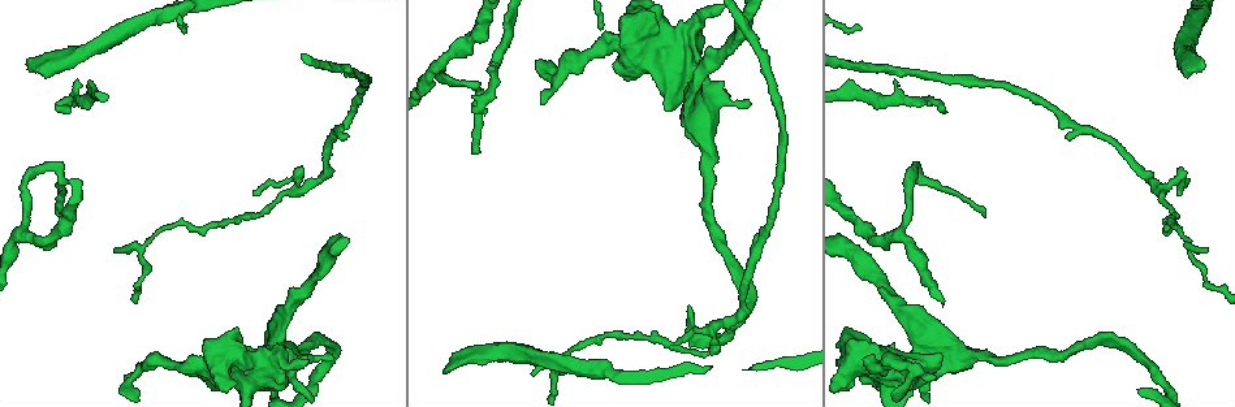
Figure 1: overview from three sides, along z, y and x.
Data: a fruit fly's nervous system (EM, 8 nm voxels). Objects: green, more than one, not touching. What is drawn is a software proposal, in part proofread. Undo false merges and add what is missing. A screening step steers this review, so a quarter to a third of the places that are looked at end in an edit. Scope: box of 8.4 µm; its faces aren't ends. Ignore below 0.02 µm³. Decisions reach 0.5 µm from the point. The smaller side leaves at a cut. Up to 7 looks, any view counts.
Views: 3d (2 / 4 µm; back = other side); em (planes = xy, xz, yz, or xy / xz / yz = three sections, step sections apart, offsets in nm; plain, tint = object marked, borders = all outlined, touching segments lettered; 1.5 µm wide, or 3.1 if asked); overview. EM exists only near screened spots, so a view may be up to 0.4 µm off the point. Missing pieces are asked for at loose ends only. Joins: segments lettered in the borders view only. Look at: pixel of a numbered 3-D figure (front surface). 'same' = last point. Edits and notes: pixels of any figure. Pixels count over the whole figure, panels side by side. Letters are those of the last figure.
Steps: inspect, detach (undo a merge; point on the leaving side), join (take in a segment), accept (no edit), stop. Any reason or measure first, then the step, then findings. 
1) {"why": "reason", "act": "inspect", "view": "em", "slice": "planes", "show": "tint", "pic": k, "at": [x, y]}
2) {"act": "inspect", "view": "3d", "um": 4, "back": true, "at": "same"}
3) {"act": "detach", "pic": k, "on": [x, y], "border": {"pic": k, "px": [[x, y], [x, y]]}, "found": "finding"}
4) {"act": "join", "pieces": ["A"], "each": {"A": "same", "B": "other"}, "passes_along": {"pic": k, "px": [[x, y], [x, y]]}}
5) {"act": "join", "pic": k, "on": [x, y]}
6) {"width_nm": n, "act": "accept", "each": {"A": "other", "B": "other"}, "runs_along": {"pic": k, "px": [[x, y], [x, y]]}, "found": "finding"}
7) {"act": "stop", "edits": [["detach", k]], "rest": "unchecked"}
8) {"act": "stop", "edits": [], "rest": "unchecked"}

{"why": "thin arm on a thick one", "act": "inspect", "view": "em", "slice": "yz", "step": 8, "show": "tint", "pic": 1, "at": [875, 365]}

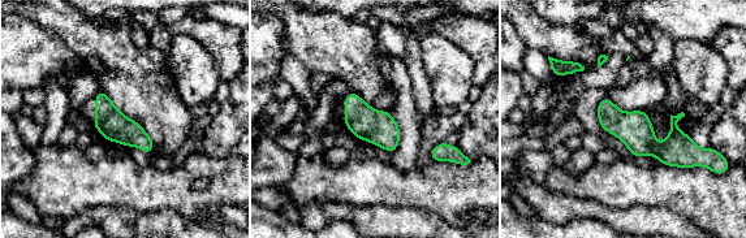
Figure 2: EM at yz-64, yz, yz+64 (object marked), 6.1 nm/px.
{"act": "inspect", "view": "em", "slice": "planes", "show": "borders", "at": "same"}

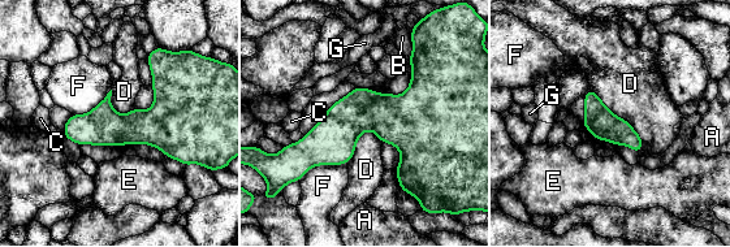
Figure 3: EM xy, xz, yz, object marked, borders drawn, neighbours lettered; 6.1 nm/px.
{"longest_contact_nm": ["D", 480], "act": "accept", "each": {"A": "other", "B": "other", "C": "other", "D": "other", "E": "other", "F": "other", "G": "other"}, "border": {"pic": 3, "px": [[590, 89], [644, 141]]}, "found": "all the same neuron"}

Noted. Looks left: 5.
{"why": "an open end", "act": "inspect", "view": "3d", "um": 4, "pic": 1, "at": [489, 63]}

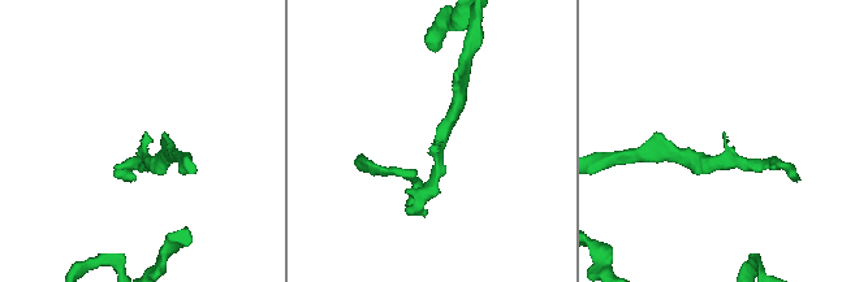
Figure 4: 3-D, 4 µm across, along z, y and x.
{"why": "need the tissue", "act": "inspect", "view": "em", "slice": "planes", "show": "borders", "pic": 4, "at": [437, 142]}

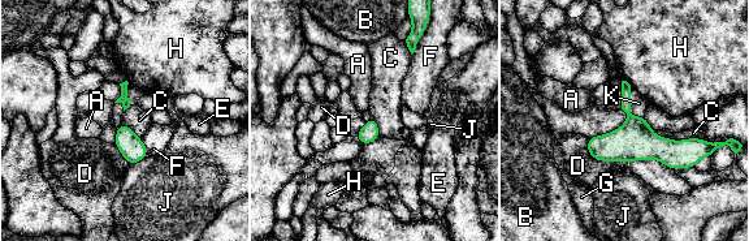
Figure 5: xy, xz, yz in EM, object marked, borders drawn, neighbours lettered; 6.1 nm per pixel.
{"width_nm": 110, "act": "join", "pieces": ["K"], "each": {"A": "other", "B": "other", "C": "other", "D": "other", "E": "other", "F": "other", "G": "other", "H": "other", "J": "other", "K": "same"}, "found": "it goes on there"}

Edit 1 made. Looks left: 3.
{"why": "redraw", "act": "inspect", "view": "overview"}

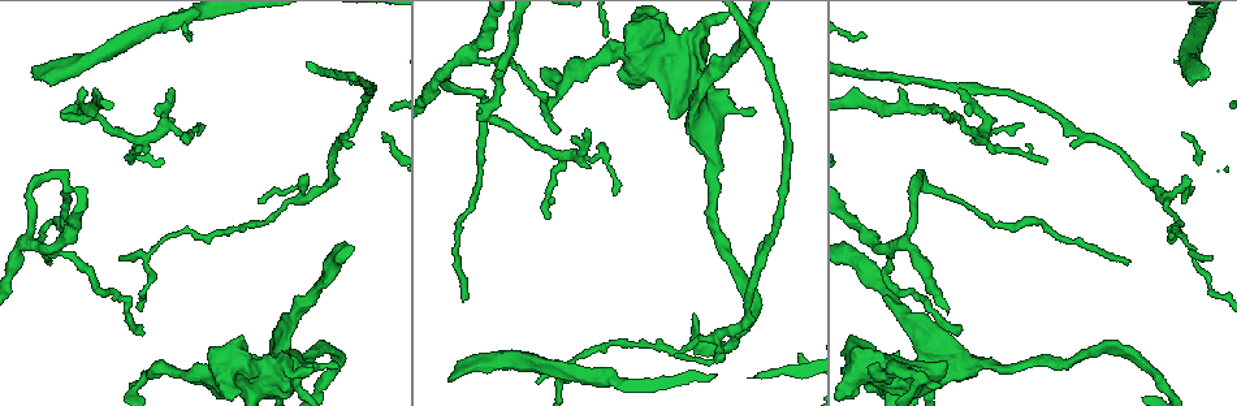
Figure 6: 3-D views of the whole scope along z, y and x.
{"why": "tapers out", "act": "inspect", "view": "em", "slice": "planes", "show": "borders", "pic": 6, "at": [613, 195]}

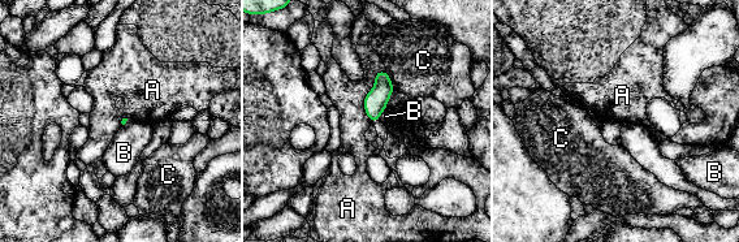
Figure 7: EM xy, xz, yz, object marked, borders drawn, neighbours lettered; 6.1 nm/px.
{"act": "accept", "each": {"A": "other", "B": "other", "C": "other"}, "border": {"pic": 7, "px": [[383, 69], [363, 99], [371, 124]]}, "found": "none of them fits"}

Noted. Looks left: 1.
{"act": "stop", "edits": [["join", 5]], "rest": "unchecked"}

